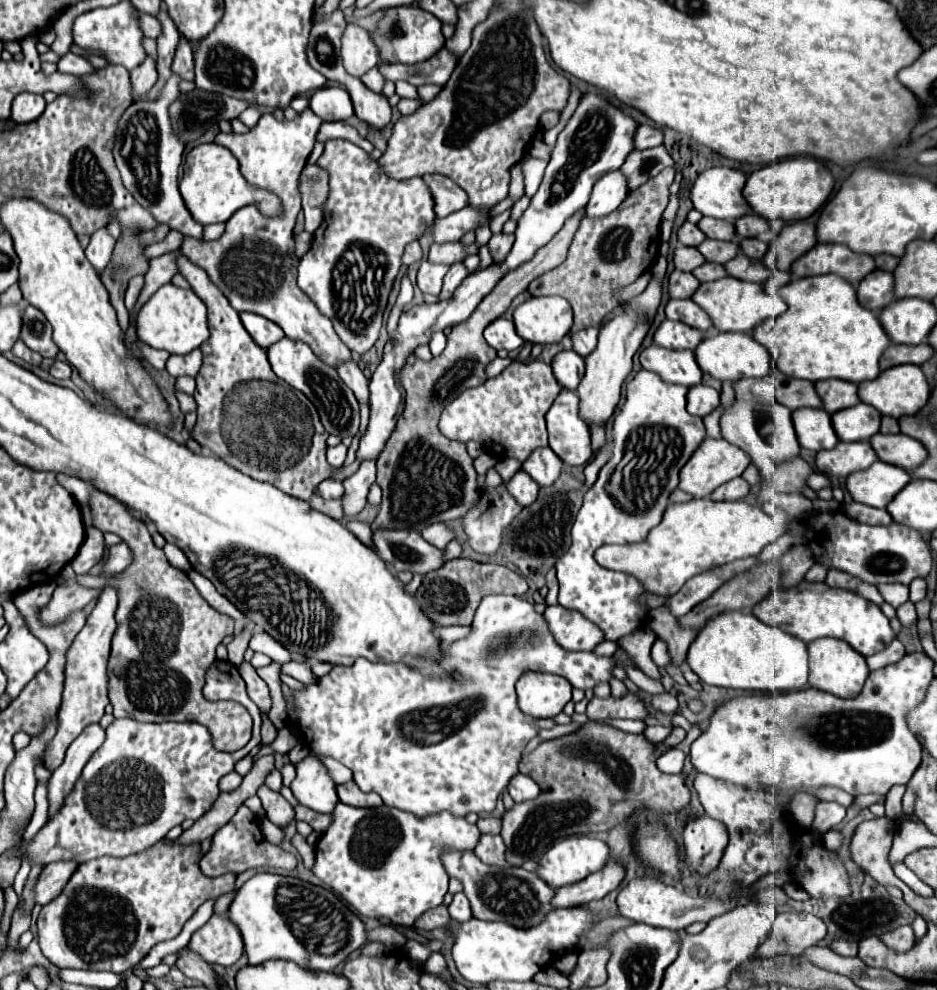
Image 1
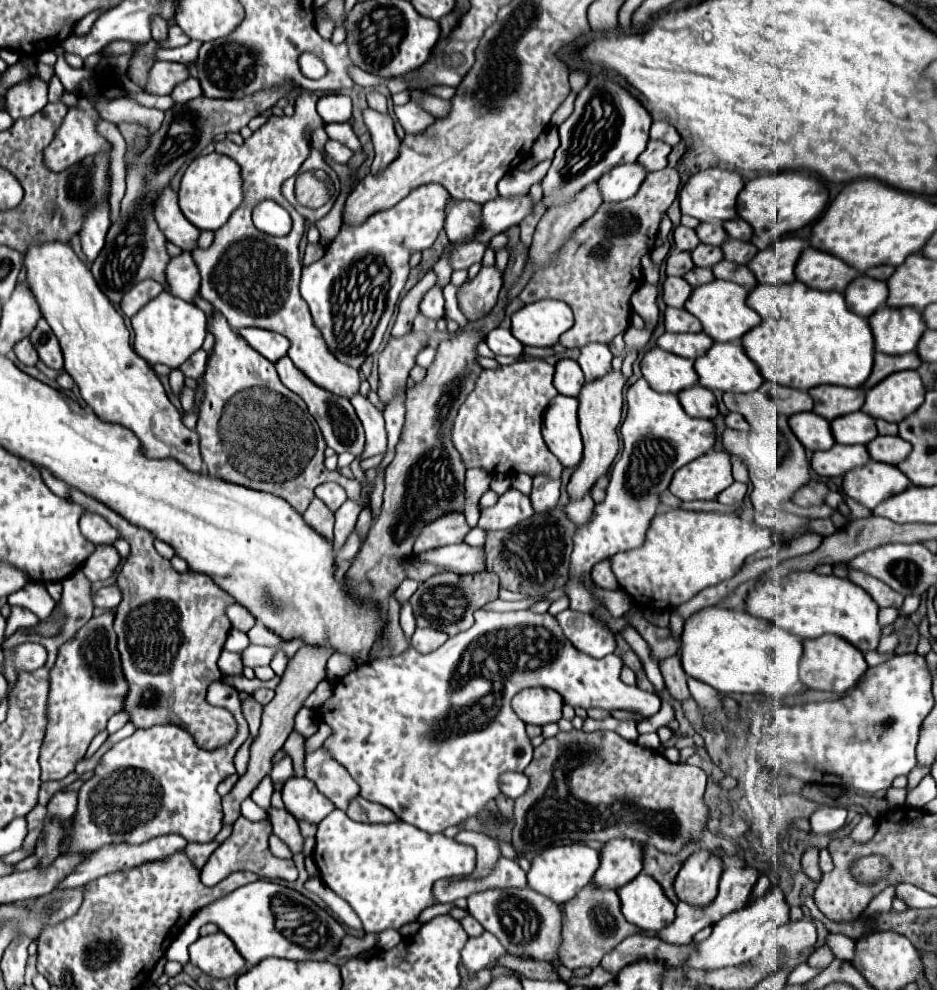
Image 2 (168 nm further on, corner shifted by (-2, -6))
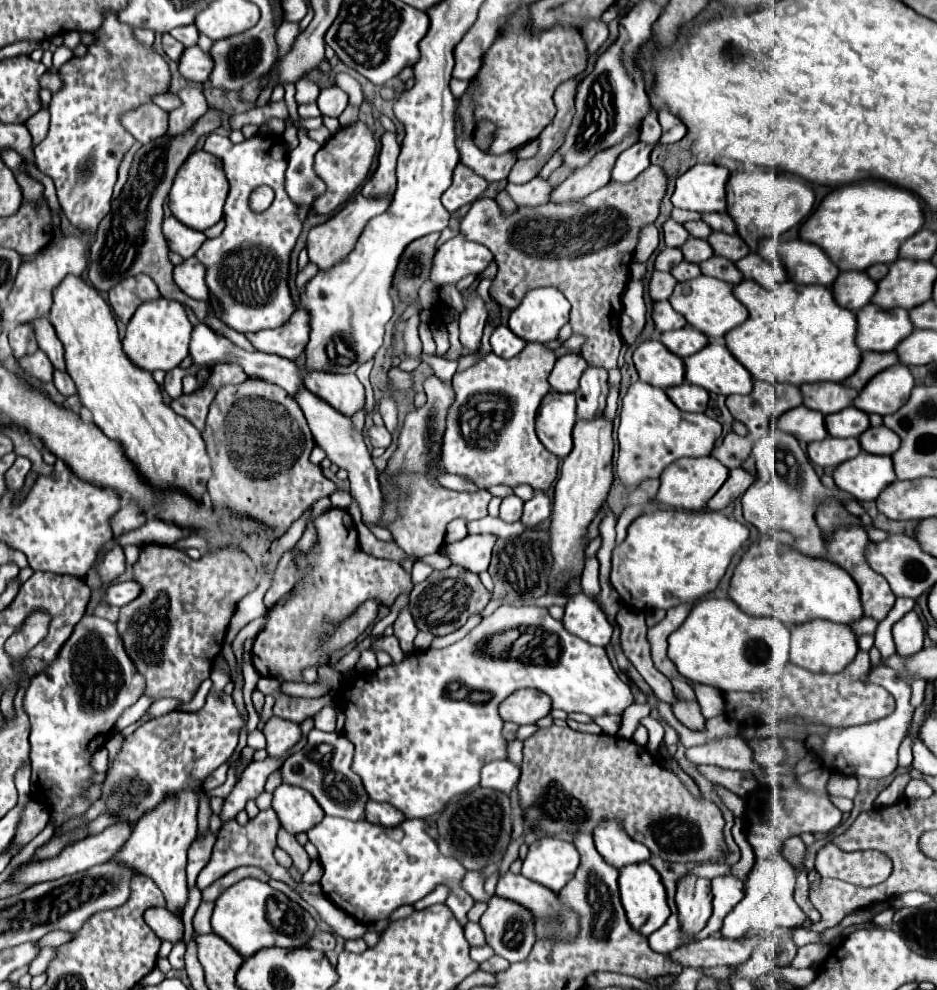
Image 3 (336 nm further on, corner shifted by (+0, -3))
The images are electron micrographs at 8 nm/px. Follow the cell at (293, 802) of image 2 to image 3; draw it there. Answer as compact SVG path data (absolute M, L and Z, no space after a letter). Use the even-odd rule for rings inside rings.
M287 783L275 789L273 809L277 811L281 825L295 835L301 831L309 831L325 817L323 809L319 807L319 803L311 793Z

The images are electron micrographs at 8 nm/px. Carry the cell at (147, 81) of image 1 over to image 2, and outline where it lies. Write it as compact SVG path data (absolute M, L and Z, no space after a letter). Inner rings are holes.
M157 62L151 68L145 90L151 94L169 94L175 88L175 84L179 84L179 80L187 80L187 76L191 76L187 64Z

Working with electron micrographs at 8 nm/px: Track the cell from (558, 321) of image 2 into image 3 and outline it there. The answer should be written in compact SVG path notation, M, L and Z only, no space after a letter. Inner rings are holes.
M555 287L533 289L521 305L511 311L509 329L527 343L557 339L559 329L569 321L571 305Z

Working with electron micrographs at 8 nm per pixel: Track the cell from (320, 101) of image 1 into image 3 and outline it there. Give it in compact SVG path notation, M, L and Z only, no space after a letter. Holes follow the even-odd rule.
M337 85L325 87L317 97L317 107L325 117L339 117L347 107L347 93L341 91Z

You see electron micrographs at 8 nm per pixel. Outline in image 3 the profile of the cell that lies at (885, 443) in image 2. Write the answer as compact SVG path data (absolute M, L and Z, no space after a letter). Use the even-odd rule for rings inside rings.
M883 425L881 427L869 427L859 437L859 441L861 441L863 451L873 453L873 455L893 455L901 445L899 435Z

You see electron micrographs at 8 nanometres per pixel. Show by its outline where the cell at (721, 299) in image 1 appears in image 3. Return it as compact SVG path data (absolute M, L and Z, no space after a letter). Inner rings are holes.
M701 275L697 279L679 283L675 287L673 295L669 297L669 303L673 305L675 311L685 315L685 319L687 319L687 323L691 327L699 329L701 333L705 333L713 341L723 339L725 333L729 333L737 325L745 323L745 319L747 319L747 309L733 295L733 285L727 283L727 281L719 281L719 279L707 277L707 275Z

